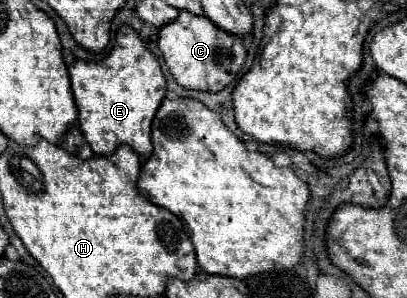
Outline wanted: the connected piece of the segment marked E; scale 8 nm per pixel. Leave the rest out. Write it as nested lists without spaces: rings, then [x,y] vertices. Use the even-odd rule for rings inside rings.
[[[121,26],[117,30],[113,50],[109,52],[107,58],[103,58],[99,62],[79,62],[77,60],[73,66],[69,66],[69,74],[71,74],[71,88],[73,88],[75,104],[79,110],[79,128],[85,134],[87,142],[91,144],[93,152],[97,156],[107,156],[107,154],[111,156],[121,144],[129,144],[139,156],[143,154],[143,158],[149,158],[153,152],[151,124],[153,124],[155,112],[159,110],[161,102],[167,96],[167,80],[161,72],[159,60],[155,58],[153,52],[149,52],[143,46],[143,42],[135,34],[135,30],[129,26]]]

